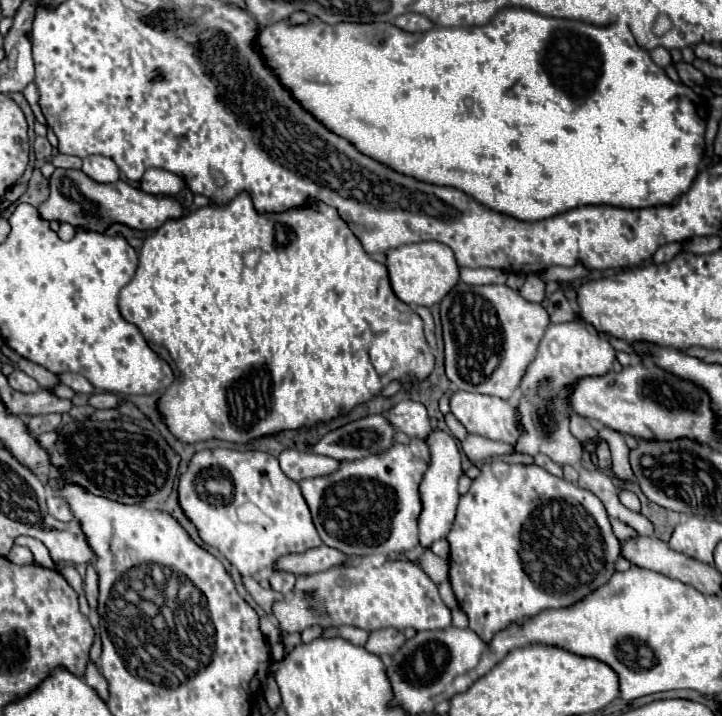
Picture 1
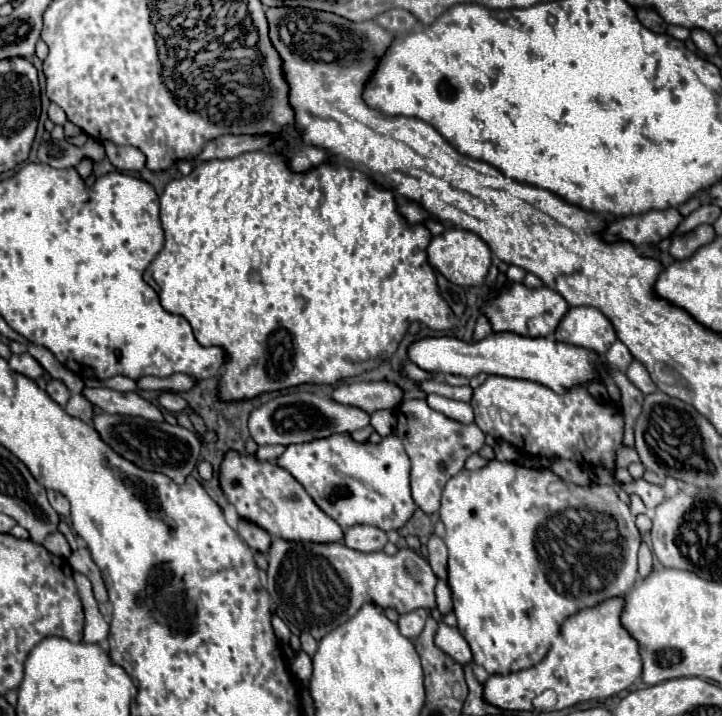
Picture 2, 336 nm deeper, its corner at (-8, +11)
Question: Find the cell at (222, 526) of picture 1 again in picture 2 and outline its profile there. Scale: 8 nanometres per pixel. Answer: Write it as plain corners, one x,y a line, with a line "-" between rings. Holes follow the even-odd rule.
228,450
220,464
220,488
228,502
236,508
238,516
246,522
258,524
272,536
280,536
290,542
342,542
342,528
326,516
310,498
310,494
278,464
260,462
256,454
240,454

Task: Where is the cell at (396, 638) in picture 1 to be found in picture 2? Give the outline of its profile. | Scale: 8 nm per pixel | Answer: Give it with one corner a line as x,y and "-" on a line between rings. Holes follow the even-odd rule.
414,610
414,612
408,612
408,614
400,614
398,618
398,630
402,636
406,638
418,638
422,628
424,628
424,622
428,618
428,612
426,610

